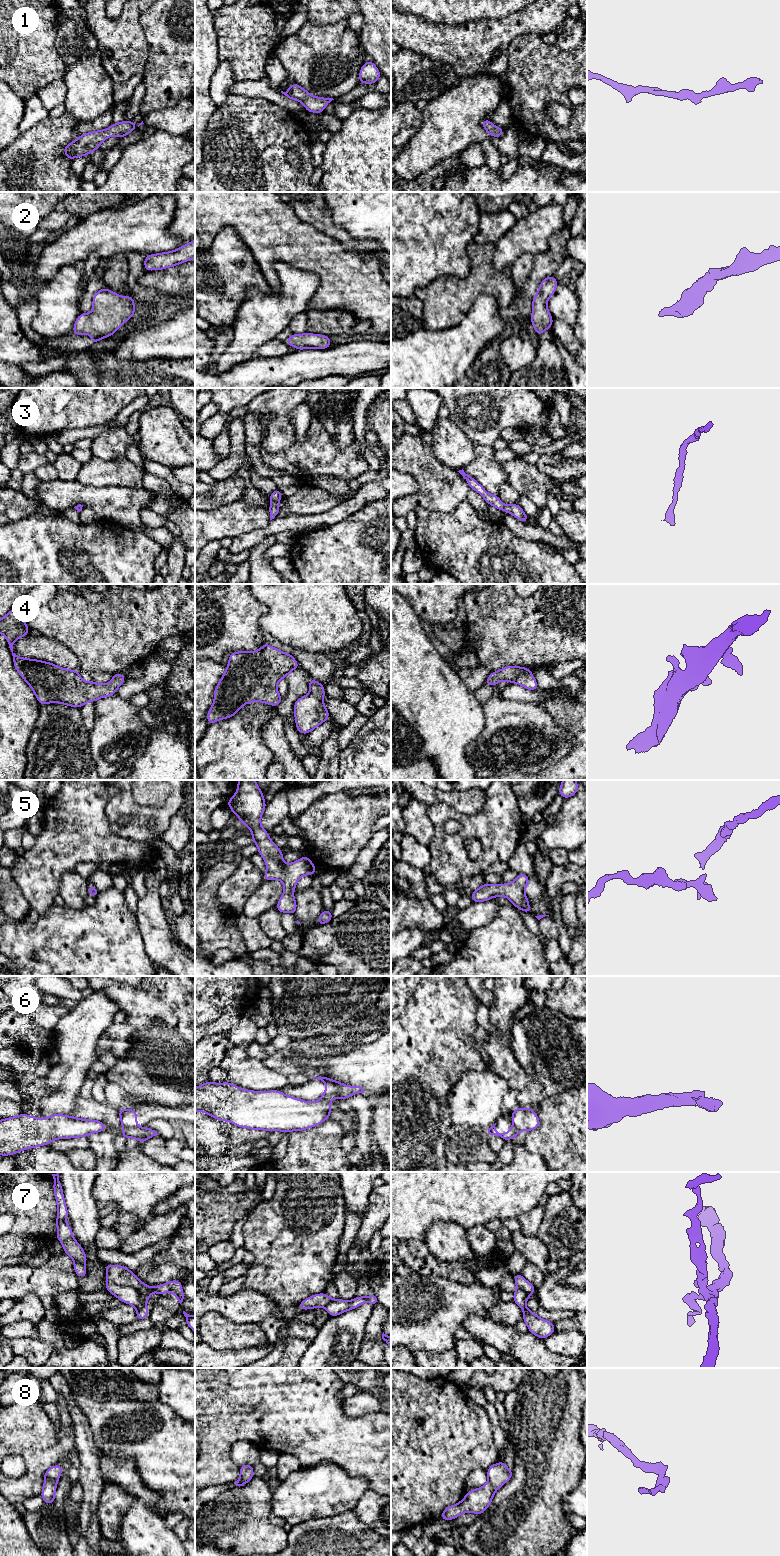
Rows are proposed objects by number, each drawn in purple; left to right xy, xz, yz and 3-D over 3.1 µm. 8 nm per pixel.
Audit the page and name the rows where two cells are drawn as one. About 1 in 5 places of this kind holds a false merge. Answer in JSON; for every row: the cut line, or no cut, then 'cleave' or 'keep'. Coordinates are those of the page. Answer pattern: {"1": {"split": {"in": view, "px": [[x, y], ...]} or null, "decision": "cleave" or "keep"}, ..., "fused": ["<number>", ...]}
{"1": {"split": null, "decision": "keep"}, "2": {"split": null, "decision": "keep"}, "3": {"split": null, "decision": "keep"}, "4": {"split": null, "decision": "keep"}, "5": {"split": null, "decision": "keep"}, "6": {"split": {"in": "xy", "px": [[123, 1126], [135, 1127]]}, "decision": "cleave"}, "7": {"split": {"in": "xy", "px": [[107, 1280], [130, 1285], [145, 1303]]}, "decision": "cleave"}, "8": {"split": null, "decision": "keep"}, "fused": ["6", "7"]}

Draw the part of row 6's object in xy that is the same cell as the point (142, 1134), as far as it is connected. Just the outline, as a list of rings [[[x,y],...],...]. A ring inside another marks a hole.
[[[123,1127],[123,1132],[120,1137],[128,1138],[135,1138],[140,1143],[147,1141],[153,1136],[159,1135],[155,1130],[152,1128],[147,1127]]]

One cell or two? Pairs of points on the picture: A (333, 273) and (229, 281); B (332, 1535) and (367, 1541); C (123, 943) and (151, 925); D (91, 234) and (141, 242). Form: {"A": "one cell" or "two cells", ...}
{"A": "two cells", "B": "one cell", "C": "two cells", "D": "one cell"}

